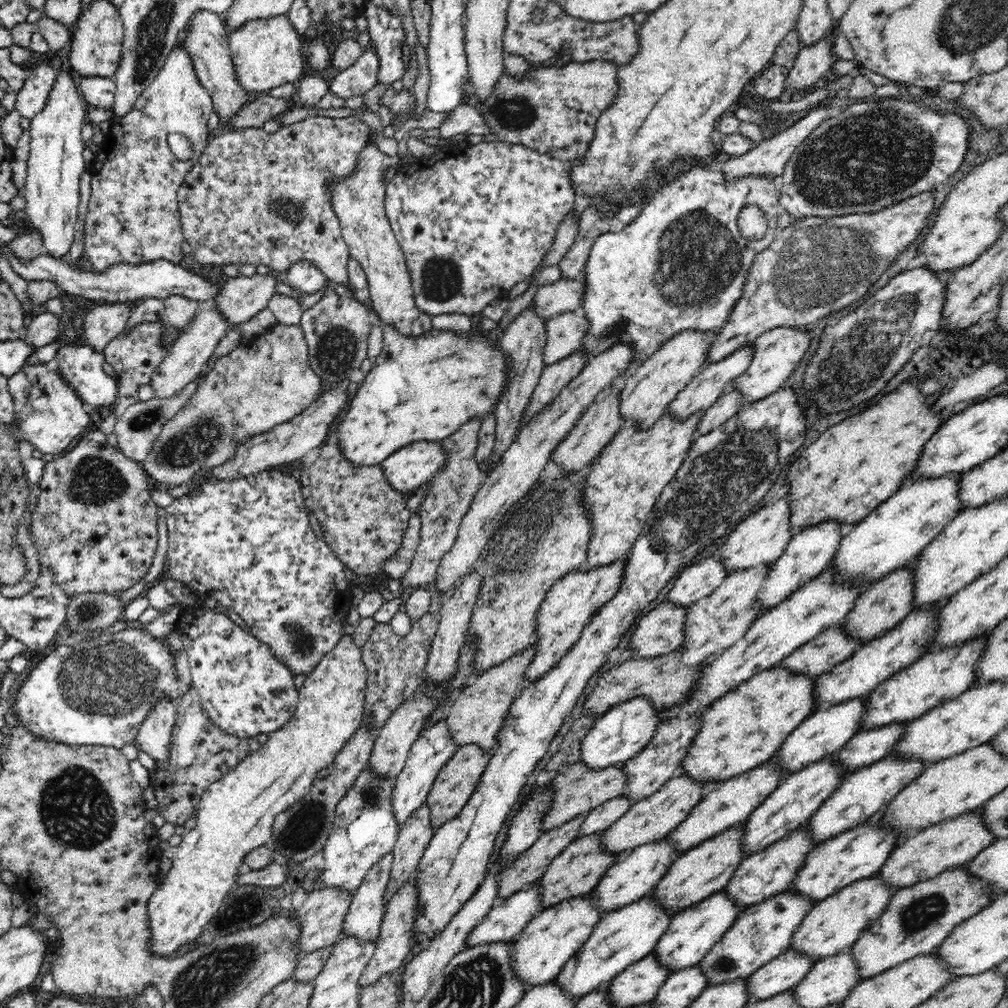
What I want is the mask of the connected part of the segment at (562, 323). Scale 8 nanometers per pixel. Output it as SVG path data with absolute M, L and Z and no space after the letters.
M564 312L549 318L544 347L545 364L554 364L579 350L590 327L591 322L580 312Z

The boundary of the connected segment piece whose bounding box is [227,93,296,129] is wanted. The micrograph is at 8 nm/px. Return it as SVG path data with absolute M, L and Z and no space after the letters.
M266 93L261 94L253 102L248 103L231 120L227 128L263 128L263 124L275 116L281 116L296 105L292 98L274 97Z

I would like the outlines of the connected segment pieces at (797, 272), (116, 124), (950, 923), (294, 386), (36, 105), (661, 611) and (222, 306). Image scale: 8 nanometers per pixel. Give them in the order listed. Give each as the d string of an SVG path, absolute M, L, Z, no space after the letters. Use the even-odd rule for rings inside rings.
M931 191L902 200L878 212L842 216L812 216L798 219L780 230L772 244L756 255L742 298L731 310L728 322L719 330L709 350L708 362L718 362L738 349L753 343L763 332L780 326L807 326L832 312L842 310L881 278L884 270L895 262L909 246L916 242L934 214L935 198Z
M180 42L168 54L168 59L158 72L154 81L146 87L132 110L123 117L114 118L110 132L105 134L100 153L90 158L88 172L91 173L91 197L85 219L85 251L87 264L95 270L104 271L118 262L138 264L147 260L166 259L179 263L183 257L182 243L185 240L179 213L177 192L185 176L200 160L208 147L211 134L206 124L213 114L212 99L208 91L200 84L196 69L192 65L192 56ZM173 131L184 133L195 150L190 160L178 160L168 150L167 136Z
M966 864L946 868L944 872L940 872L938 876L929 880L922 880L920 883L896 890L883 915L872 923L871 927L867 928L866 932L851 946L852 955L860 967L862 980L877 976L920 954L935 951L956 926L983 908L990 906L996 896L998 894L991 890L985 880L976 878L969 872Z
M276 323L245 346L236 347L226 356L217 358L212 371L199 383L198 389L180 412L162 427L150 454L140 462L152 484L164 483L172 487L189 484L201 468L217 467L231 459L235 454L235 444L242 438L268 432L277 424L288 422L304 412L321 395L321 378L310 366L308 351L300 323L290 326Z
M44 64L29 71L28 80L16 91L15 112L31 121L44 108L57 72L58 68Z
M669 600L662 601L658 606L653 608L646 616L638 620L636 631L631 637L631 649L638 650L638 654L643 657L659 657L669 652L680 649L685 643L686 621L690 604L674 604Z
M256 274L252 277L239 275L229 278L215 298L217 307L225 314L228 322L236 328L240 322L250 320L267 307L280 281L271 274Z

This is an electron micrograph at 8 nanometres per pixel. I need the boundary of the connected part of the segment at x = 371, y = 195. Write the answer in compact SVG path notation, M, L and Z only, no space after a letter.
M374 142L362 148L356 156L356 168L350 176L326 182L330 191L330 204L338 217L344 240L352 258L358 260L368 277L369 299L375 321L393 324L406 336L420 336L435 326L434 316L422 312L415 305L412 281L392 225L385 211L387 195L387 170L396 165L398 157L386 155Z

